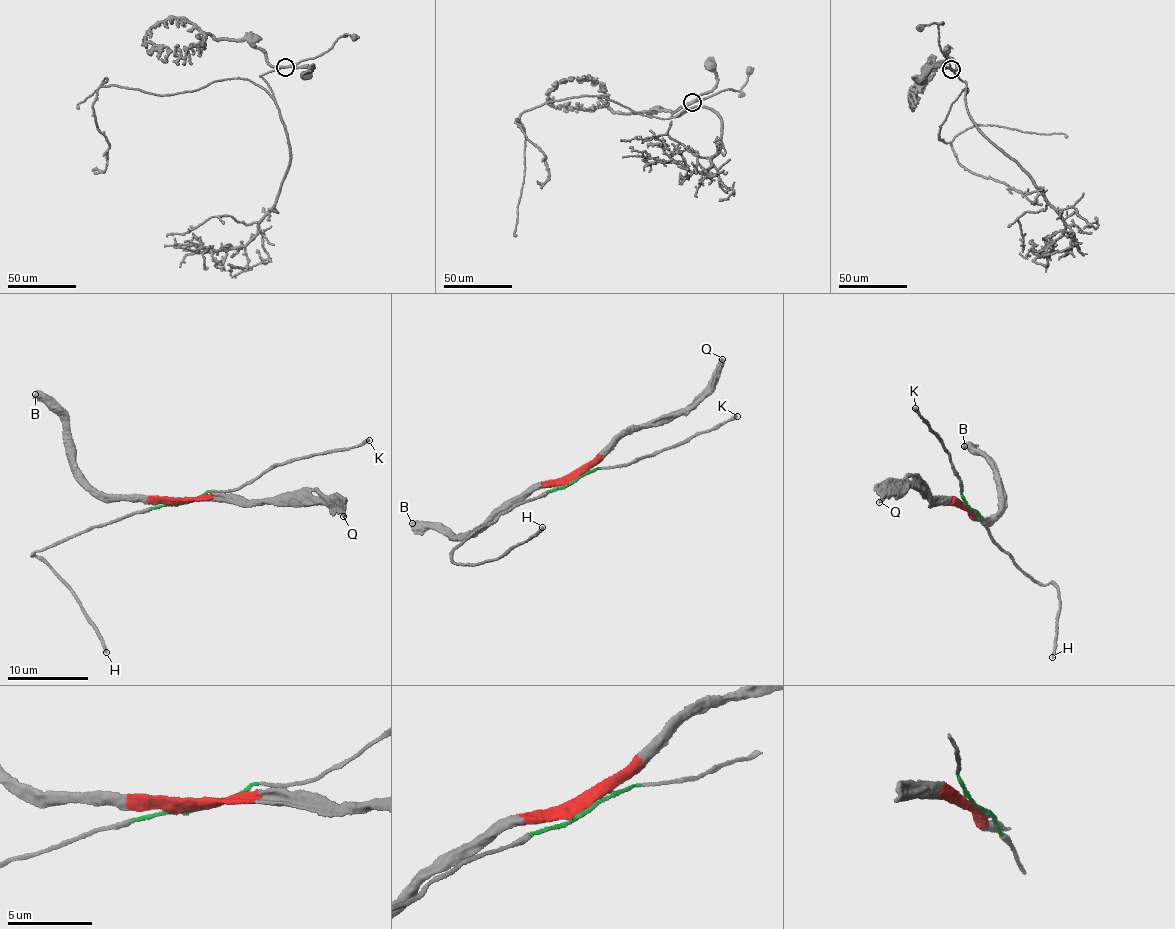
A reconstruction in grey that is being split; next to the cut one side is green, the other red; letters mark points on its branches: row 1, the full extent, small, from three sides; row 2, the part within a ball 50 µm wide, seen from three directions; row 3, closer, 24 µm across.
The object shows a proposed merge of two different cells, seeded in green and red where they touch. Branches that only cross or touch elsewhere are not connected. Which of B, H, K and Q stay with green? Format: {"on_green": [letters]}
{"on_green": ["H", "K"]}

